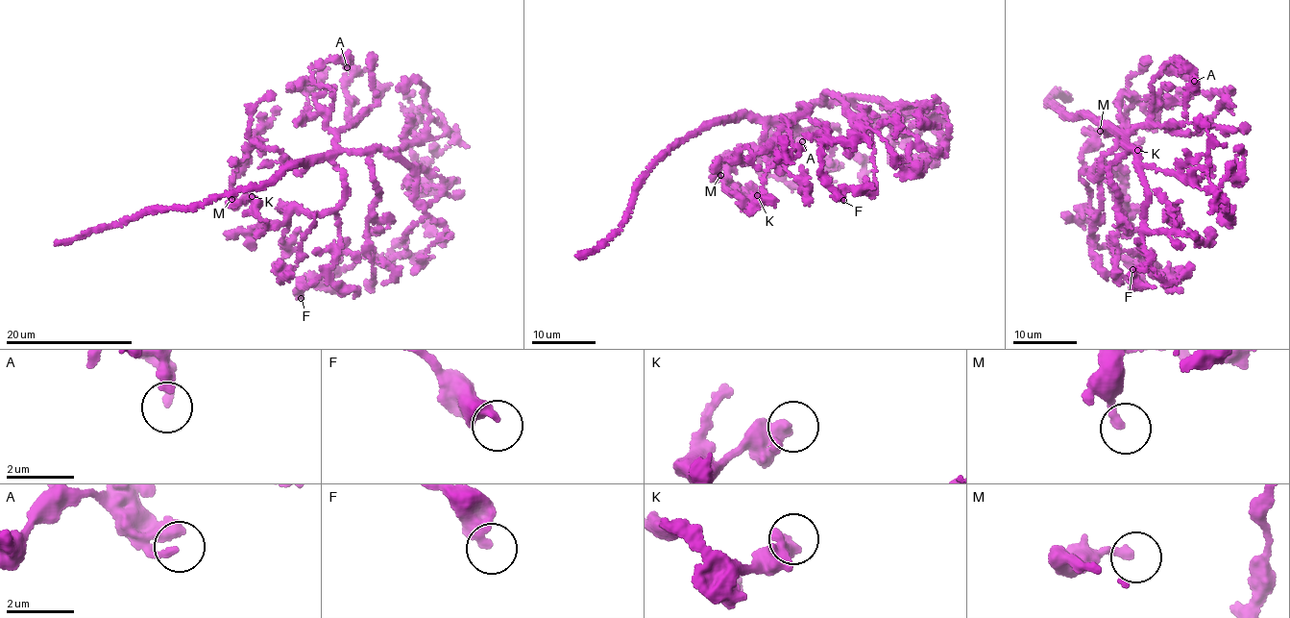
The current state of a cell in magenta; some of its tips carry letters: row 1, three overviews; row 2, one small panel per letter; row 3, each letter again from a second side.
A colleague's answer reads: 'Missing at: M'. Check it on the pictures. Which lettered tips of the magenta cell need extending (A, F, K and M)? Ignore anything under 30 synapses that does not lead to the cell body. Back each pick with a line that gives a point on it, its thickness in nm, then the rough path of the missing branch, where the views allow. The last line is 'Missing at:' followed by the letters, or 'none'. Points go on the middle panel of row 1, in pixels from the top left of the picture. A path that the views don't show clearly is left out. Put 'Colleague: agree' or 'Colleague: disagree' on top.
Colleague: disagree
Missing at: none

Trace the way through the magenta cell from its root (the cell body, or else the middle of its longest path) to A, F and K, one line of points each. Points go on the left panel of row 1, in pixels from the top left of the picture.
A: (316, 159), (335, 153), (336, 135), (326, 124), (332, 90), (313, 81), (312, 67), (336, 59), (347, 67)
F: (316, 159), (326, 158), (339, 169), (345, 200), (337, 210), (338, 259), (309, 284), (299, 285), (301, 298)
K: (316, 159), (299, 174), (279, 151), (253, 144), (233, 171), (231, 185), (235, 203), (252, 196)

